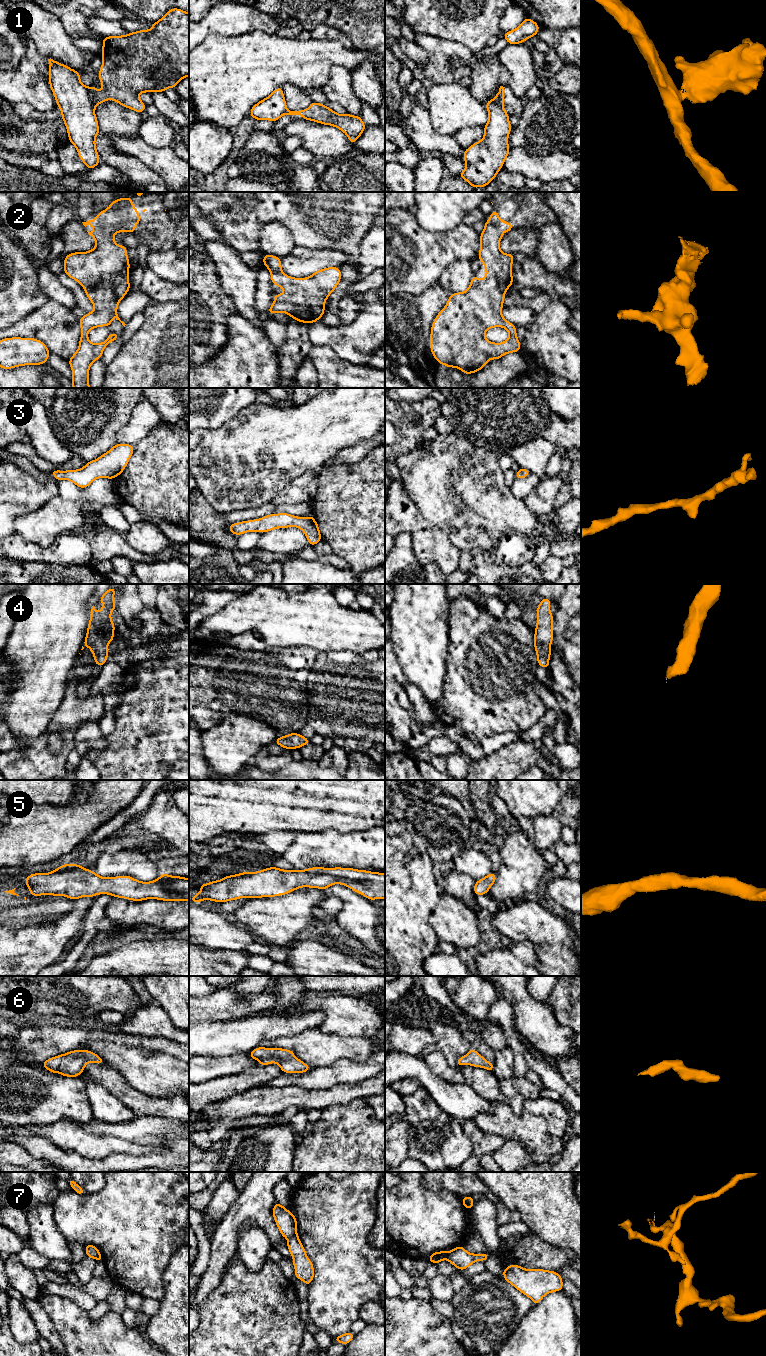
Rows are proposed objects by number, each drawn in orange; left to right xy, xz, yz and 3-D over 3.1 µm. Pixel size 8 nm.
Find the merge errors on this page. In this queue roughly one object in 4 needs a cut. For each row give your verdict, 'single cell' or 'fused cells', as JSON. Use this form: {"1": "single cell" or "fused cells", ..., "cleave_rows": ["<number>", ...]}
{"1": "fused cells", "2": "single cell", "3": "single cell", "4": "single cell", "5": "single cell", "6": "single cell", "7": "fused cells", "cleave_rows": ["1", "7"]}

